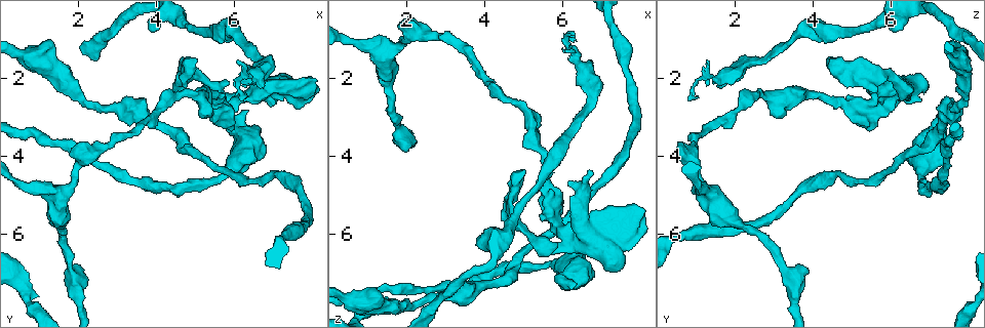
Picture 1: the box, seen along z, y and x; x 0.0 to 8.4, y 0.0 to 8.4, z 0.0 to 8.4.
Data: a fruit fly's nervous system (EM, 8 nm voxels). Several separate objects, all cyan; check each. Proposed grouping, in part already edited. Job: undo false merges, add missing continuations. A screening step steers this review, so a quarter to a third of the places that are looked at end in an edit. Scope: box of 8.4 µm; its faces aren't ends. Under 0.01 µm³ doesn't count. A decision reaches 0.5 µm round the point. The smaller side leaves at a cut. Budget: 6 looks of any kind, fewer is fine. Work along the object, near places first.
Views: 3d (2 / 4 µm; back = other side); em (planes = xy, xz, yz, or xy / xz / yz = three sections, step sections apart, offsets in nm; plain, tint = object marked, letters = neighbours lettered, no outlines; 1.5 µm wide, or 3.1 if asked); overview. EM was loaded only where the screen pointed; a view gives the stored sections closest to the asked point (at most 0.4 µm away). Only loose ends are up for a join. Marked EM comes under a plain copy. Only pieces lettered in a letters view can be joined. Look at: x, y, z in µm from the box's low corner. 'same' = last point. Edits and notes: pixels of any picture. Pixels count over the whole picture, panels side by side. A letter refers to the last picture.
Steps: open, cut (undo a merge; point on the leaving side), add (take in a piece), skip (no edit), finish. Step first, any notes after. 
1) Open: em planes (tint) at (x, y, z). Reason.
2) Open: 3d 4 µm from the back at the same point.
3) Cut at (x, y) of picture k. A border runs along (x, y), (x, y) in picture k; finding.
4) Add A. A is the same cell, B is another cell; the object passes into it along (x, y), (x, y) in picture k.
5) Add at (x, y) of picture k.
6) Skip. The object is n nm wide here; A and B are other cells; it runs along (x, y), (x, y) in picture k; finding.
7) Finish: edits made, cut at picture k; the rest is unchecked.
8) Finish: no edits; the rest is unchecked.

Open: em planes (letters) at (6.70, 1.50, 4.35). Branch stops here.

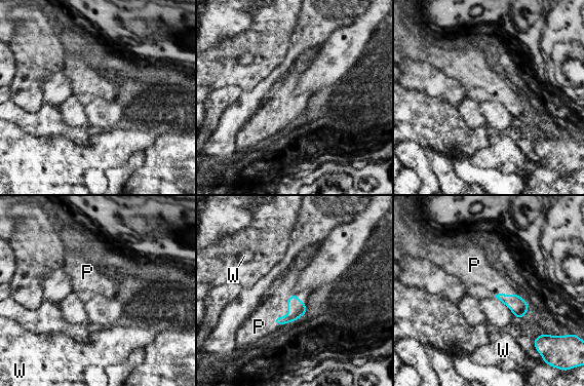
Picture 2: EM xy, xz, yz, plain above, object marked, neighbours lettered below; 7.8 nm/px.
Add P. P is the same cell, W is another cell; the object passes into it along (296, 307), (286, 305), (261, 323) in picture 2; the cell continues.

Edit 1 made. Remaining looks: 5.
Open: 3d 4 µm at (6.85, 1.60, 2.35). Sudden change in width.

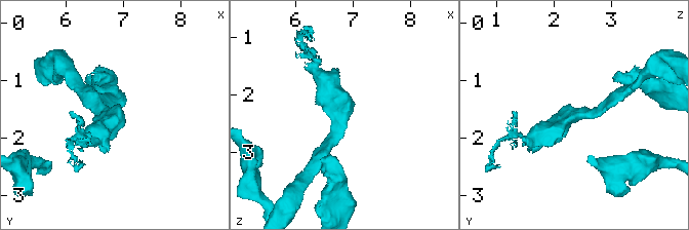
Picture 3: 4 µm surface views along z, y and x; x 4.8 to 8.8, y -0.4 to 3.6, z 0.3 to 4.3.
Open: em planes (letters) at (6.85, 1.65, 2.35).

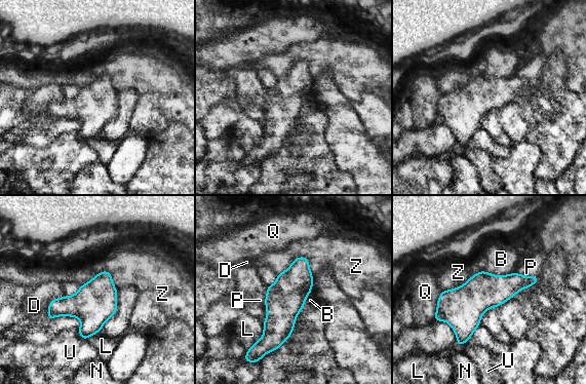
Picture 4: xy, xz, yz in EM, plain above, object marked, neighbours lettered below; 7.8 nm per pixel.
Skip. B, D, L, N, P, Q, U and Z are other cells; one cell here.

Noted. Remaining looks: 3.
Open: em yz step 4 (tint) at (4.70, 1.40, 5.20). An open end.

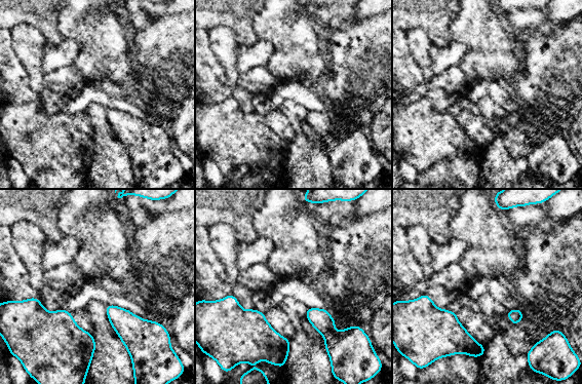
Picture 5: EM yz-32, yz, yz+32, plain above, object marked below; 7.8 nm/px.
Open: em planes (letters) at the same point.

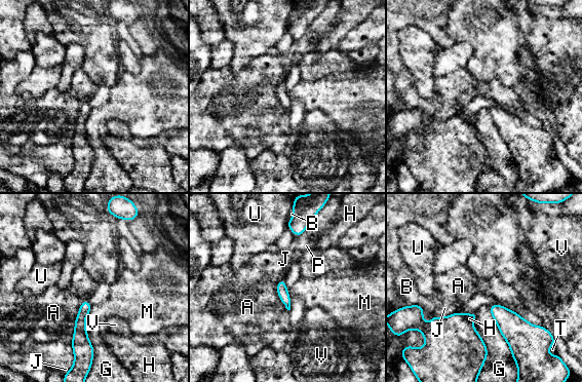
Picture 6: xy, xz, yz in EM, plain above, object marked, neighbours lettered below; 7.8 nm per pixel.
Skip. A, B, G, H, J, M, P, T, U and V are other cells; it runs along (85, 303), (80, 343), (90, 353) in picture 6; none of them fits.

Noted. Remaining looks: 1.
Finish: edits made, add at picture 2; the rest is unchecked.

